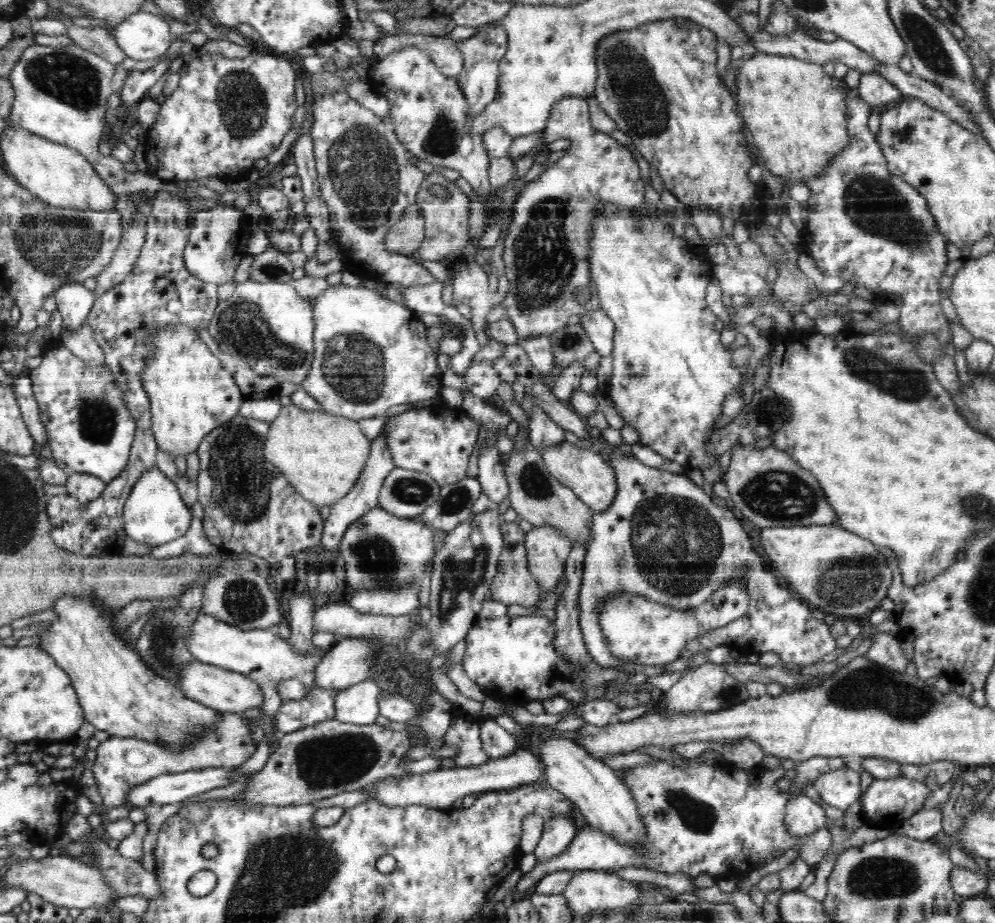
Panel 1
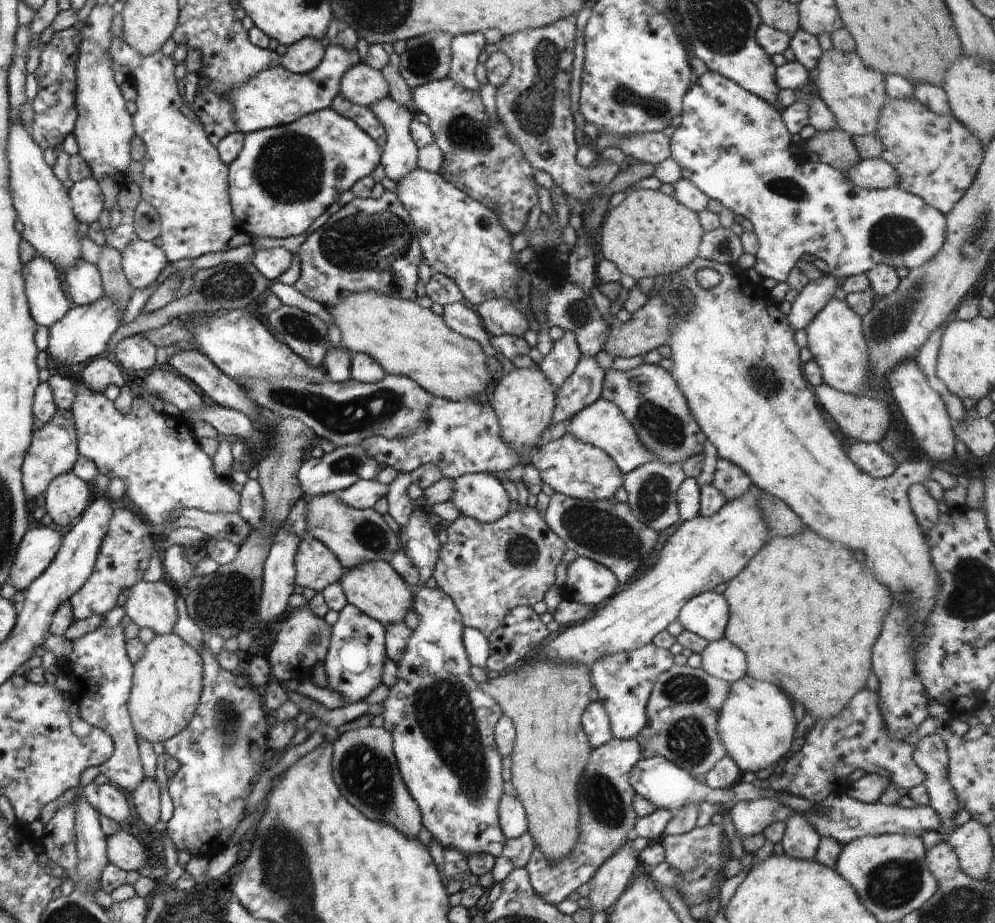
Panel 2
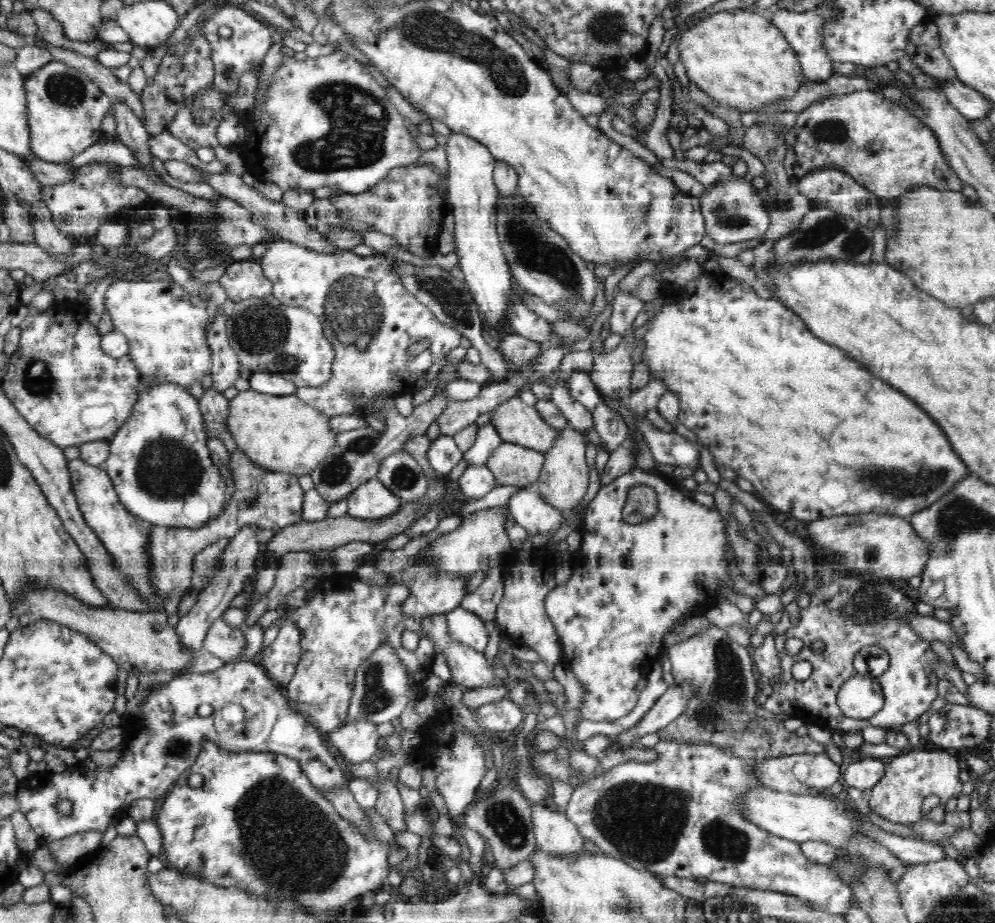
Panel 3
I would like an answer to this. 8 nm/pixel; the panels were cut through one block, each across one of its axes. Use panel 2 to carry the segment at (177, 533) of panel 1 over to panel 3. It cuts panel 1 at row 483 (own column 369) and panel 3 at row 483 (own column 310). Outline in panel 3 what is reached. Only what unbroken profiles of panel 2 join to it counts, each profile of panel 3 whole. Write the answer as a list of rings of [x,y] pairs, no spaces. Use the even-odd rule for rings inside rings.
[[[164,382],[139,394],[132,416],[128,422],[124,422],[124,426],[120,426],[109,442],[109,455],[103,463],[119,501],[130,514],[156,526],[201,529],[223,511],[227,505],[224,501],[226,481],[210,458],[212,452],[208,449],[203,426],[203,411],[190,391],[183,386]]]

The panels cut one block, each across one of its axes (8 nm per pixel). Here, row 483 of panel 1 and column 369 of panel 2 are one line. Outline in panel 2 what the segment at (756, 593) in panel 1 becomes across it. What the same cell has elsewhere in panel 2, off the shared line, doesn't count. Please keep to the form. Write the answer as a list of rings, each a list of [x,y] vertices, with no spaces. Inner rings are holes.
[[[350,603],[344,606],[332,627],[330,644],[324,660],[327,688],[340,694],[342,707],[366,699],[375,689],[382,686],[386,656],[384,625]]]

